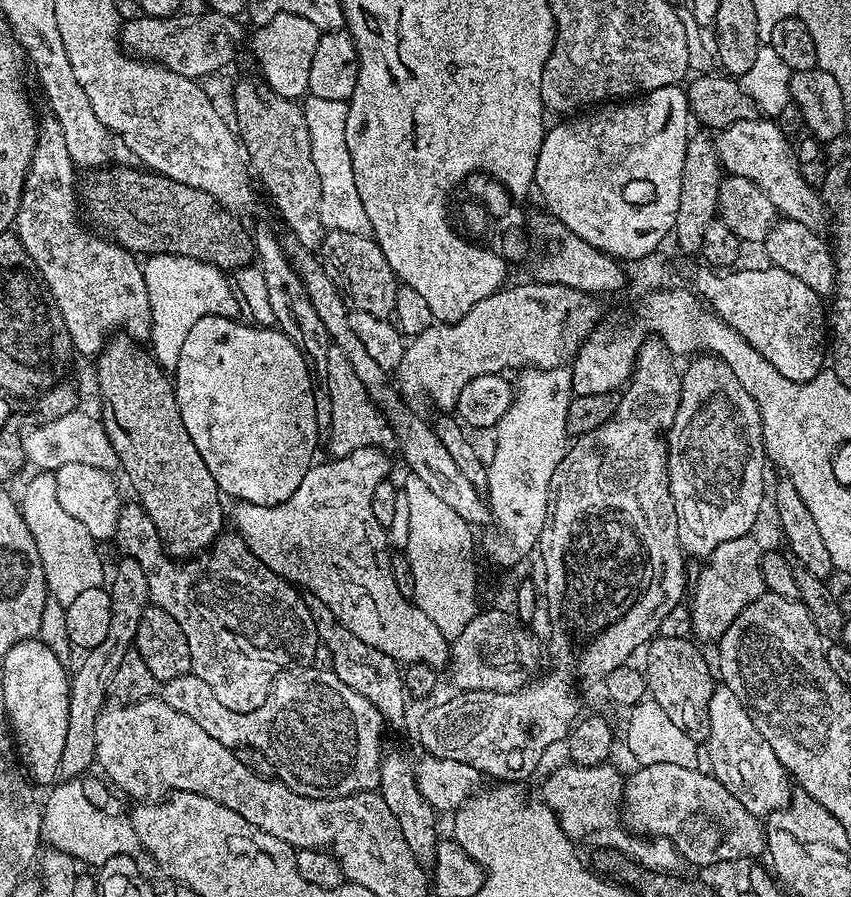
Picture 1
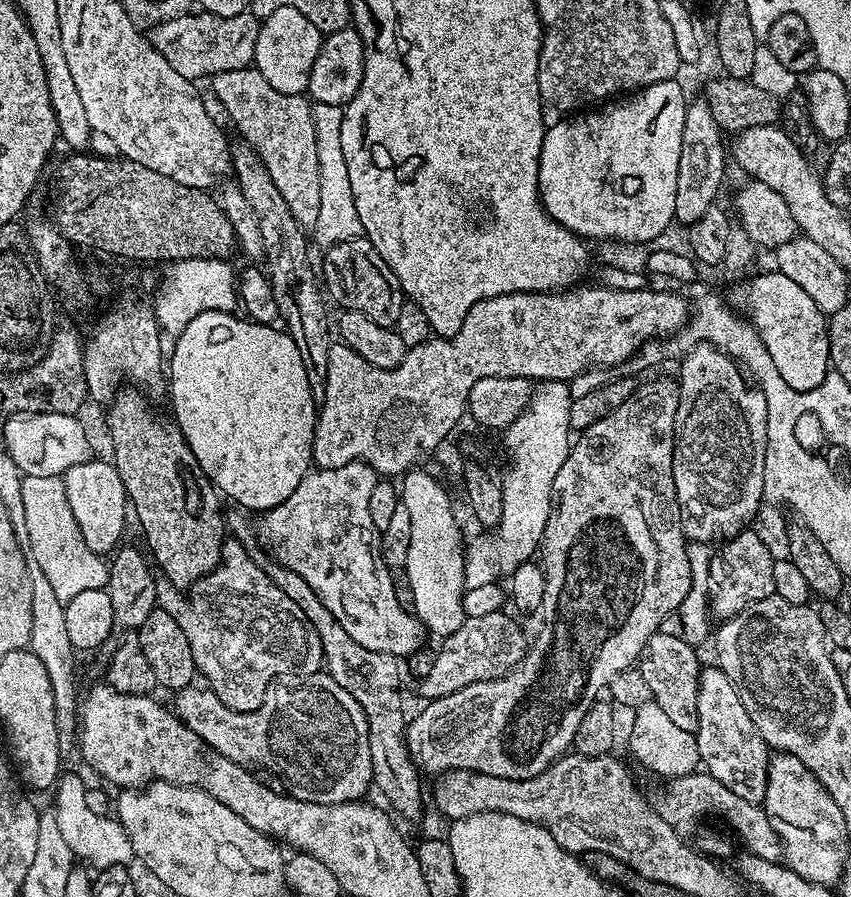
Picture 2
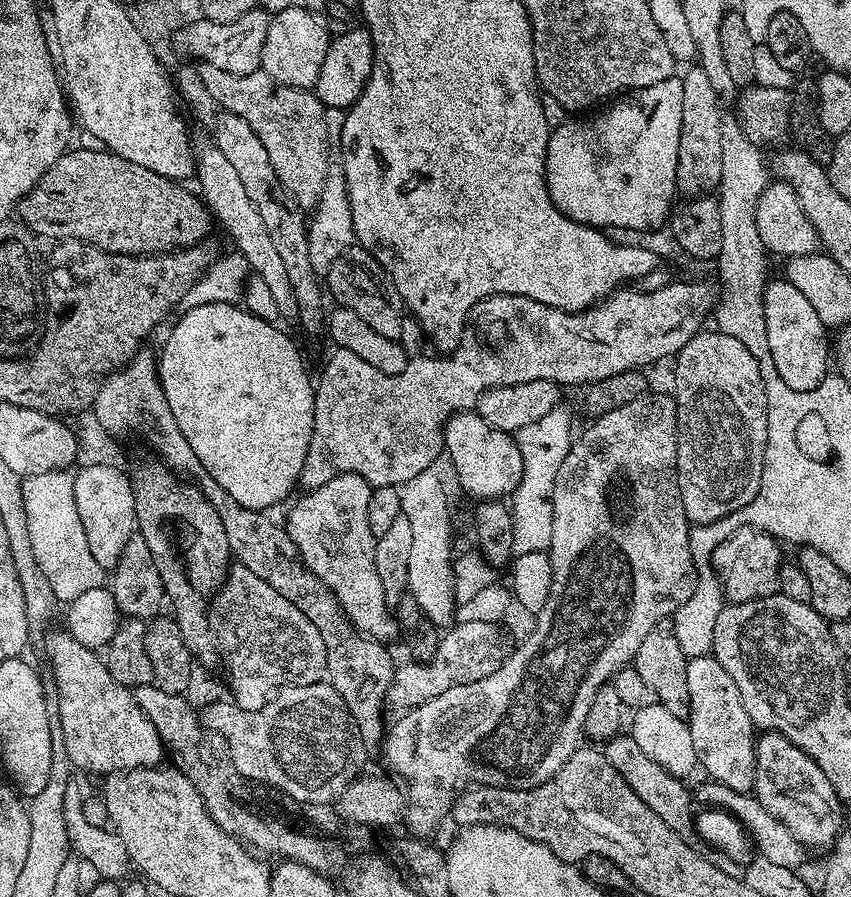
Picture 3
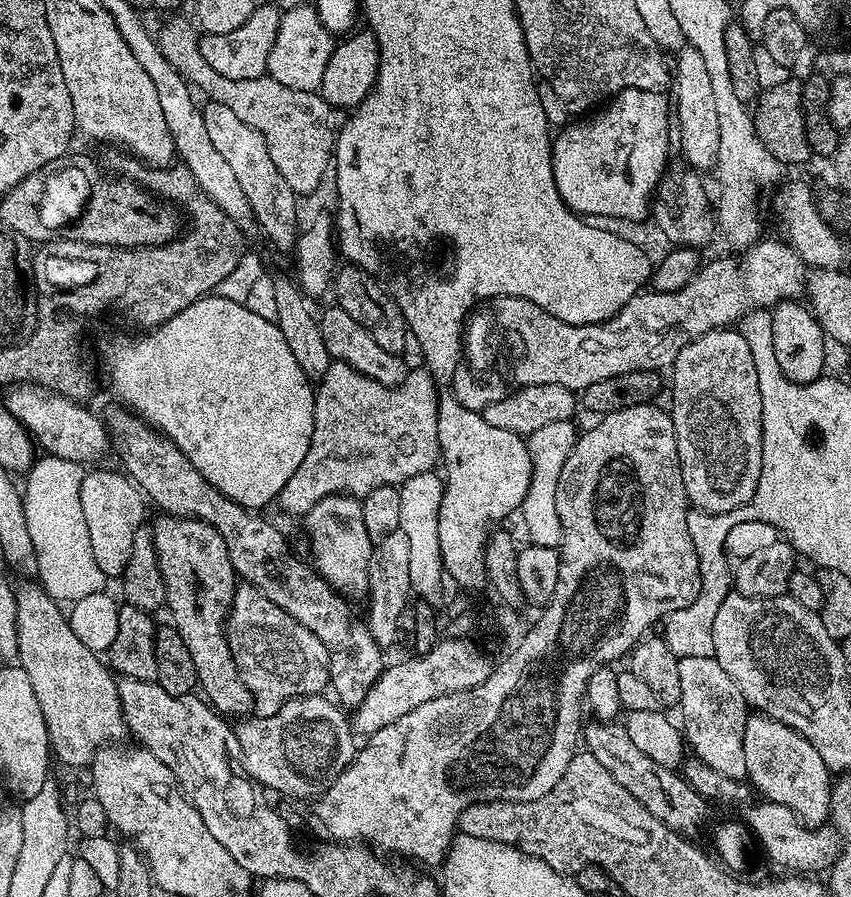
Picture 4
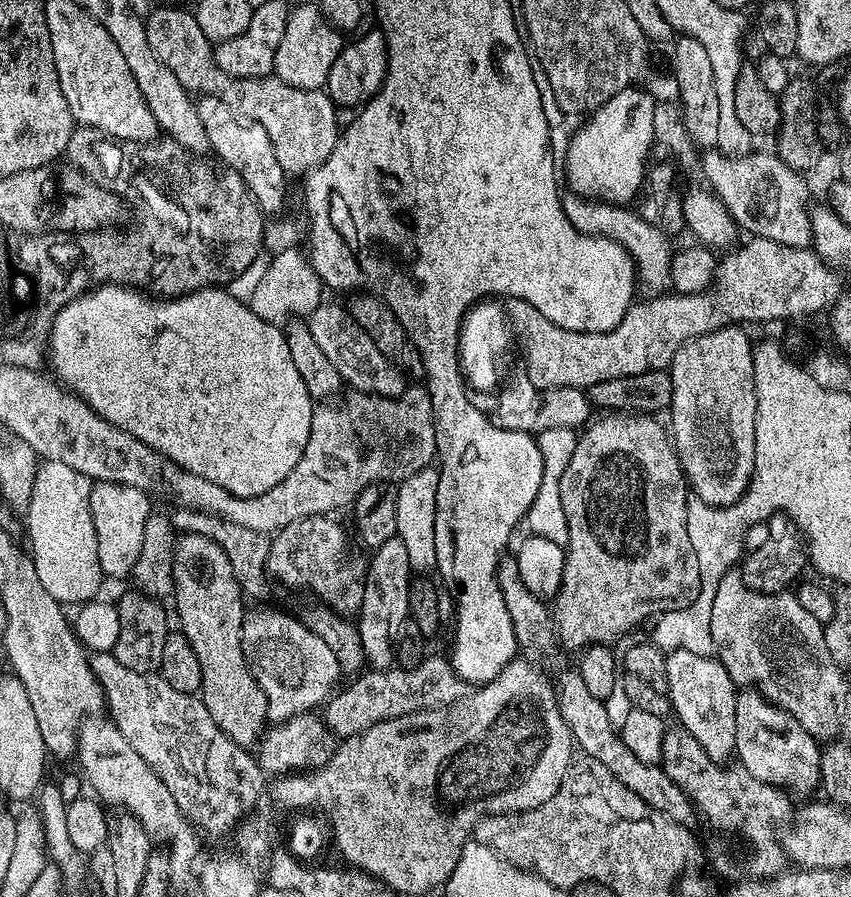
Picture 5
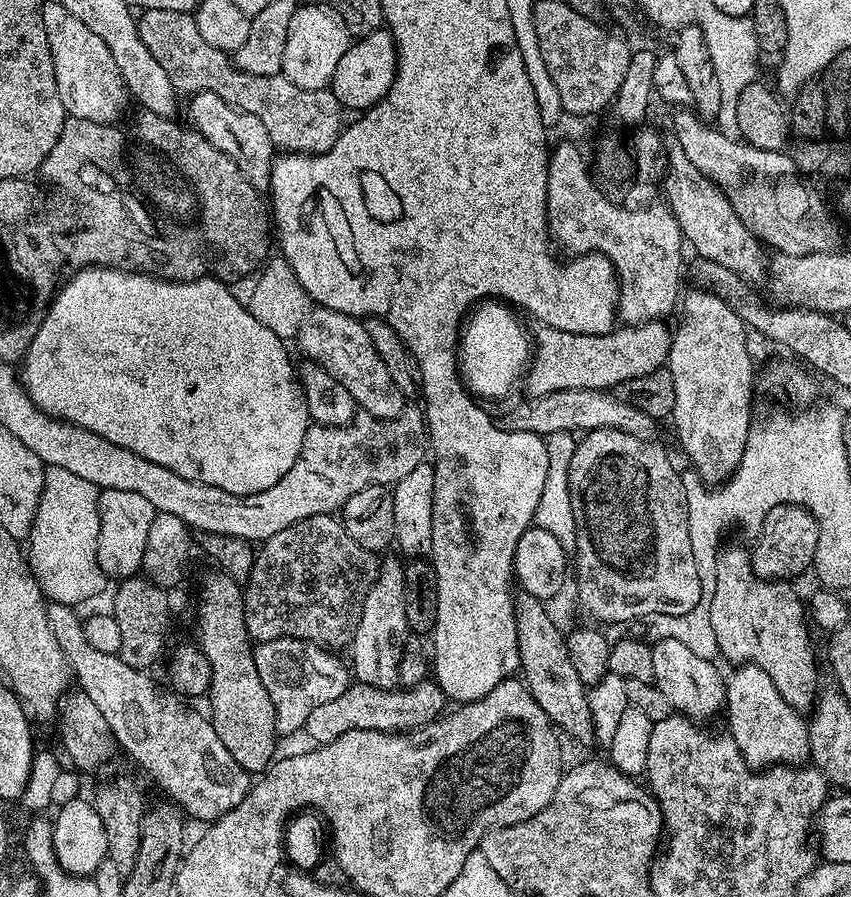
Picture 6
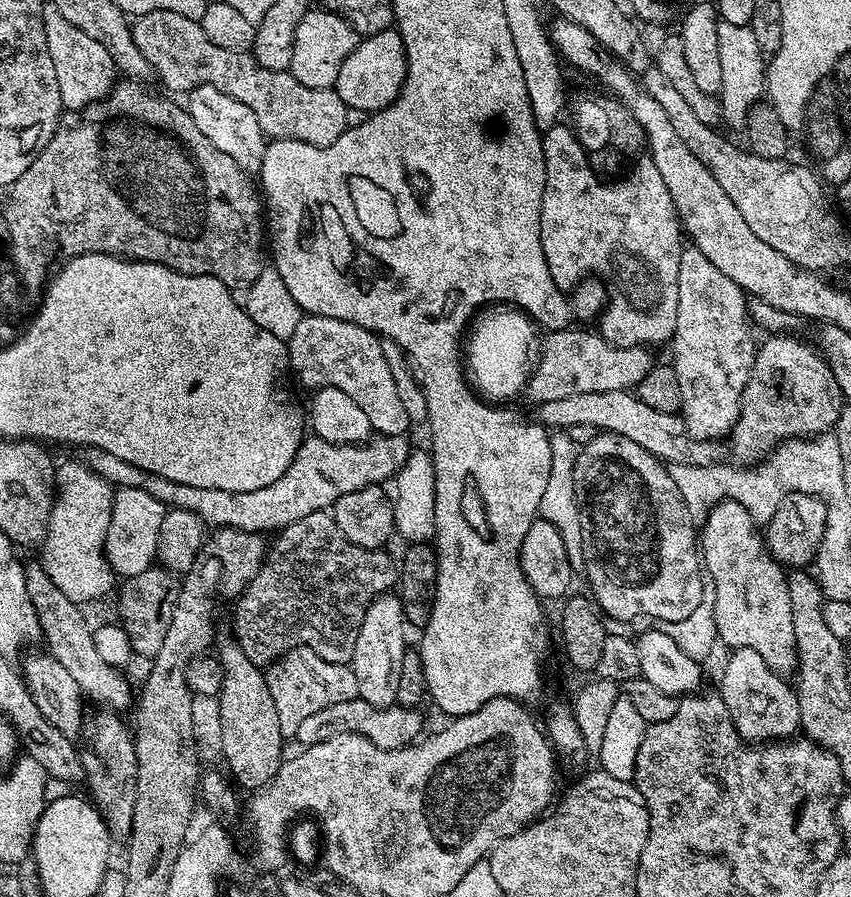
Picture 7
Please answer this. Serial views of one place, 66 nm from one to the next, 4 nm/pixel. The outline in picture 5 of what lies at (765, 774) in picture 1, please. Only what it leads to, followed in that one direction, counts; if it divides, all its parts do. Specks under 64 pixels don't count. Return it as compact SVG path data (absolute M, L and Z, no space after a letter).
M674 650L665 655L666 682L668 683L668 703L671 711L676 712L679 727L684 728L698 741L698 746L710 754L710 758L721 762L733 759L736 751L736 734L734 714L736 713L736 697L738 686L730 678L726 666L722 666L716 656L703 656L702 654L690 654L690 650Z

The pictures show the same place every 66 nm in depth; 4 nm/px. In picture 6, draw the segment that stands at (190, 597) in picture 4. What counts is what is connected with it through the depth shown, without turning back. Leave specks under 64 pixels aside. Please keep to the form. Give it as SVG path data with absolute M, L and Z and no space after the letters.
M215 570L200 584L200 597L196 600L196 632L195 643L200 645L202 654L206 654L210 662L210 686L206 703L212 707L210 719L214 730L218 730L218 738L222 738L222 746L234 754L234 762L242 766L250 774L260 774L273 763L276 752L276 715L274 702L270 702L270 693L262 686L262 674L258 674L258 666L254 662L254 641L246 630L244 617L245 589L233 580L227 572Z

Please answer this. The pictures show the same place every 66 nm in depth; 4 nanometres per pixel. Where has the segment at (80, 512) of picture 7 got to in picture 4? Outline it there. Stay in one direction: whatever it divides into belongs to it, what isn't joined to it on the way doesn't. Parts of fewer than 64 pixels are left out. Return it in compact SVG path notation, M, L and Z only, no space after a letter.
M44 454L23 477L24 484L22 480L26 527L30 529L38 561L38 583L57 602L86 598L88 592L97 591L106 580L102 570L96 568L94 550L88 545L86 517L80 513L81 475L81 465Z

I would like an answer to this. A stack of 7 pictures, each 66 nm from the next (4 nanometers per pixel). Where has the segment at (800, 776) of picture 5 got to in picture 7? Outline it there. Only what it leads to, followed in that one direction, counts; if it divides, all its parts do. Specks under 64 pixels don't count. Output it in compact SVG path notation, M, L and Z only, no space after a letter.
M737 648L724 664L718 695L726 702L738 734L746 742L771 742L795 737L801 731L795 687L785 677L766 666L754 650Z

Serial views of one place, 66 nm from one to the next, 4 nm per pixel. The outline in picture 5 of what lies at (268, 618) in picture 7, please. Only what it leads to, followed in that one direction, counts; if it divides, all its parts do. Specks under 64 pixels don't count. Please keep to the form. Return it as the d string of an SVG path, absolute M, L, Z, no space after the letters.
M331 515L298 518L271 537L266 572L288 588L309 588L315 599L325 608L352 618L363 604L364 578L368 560L352 552L343 528L335 524Z

